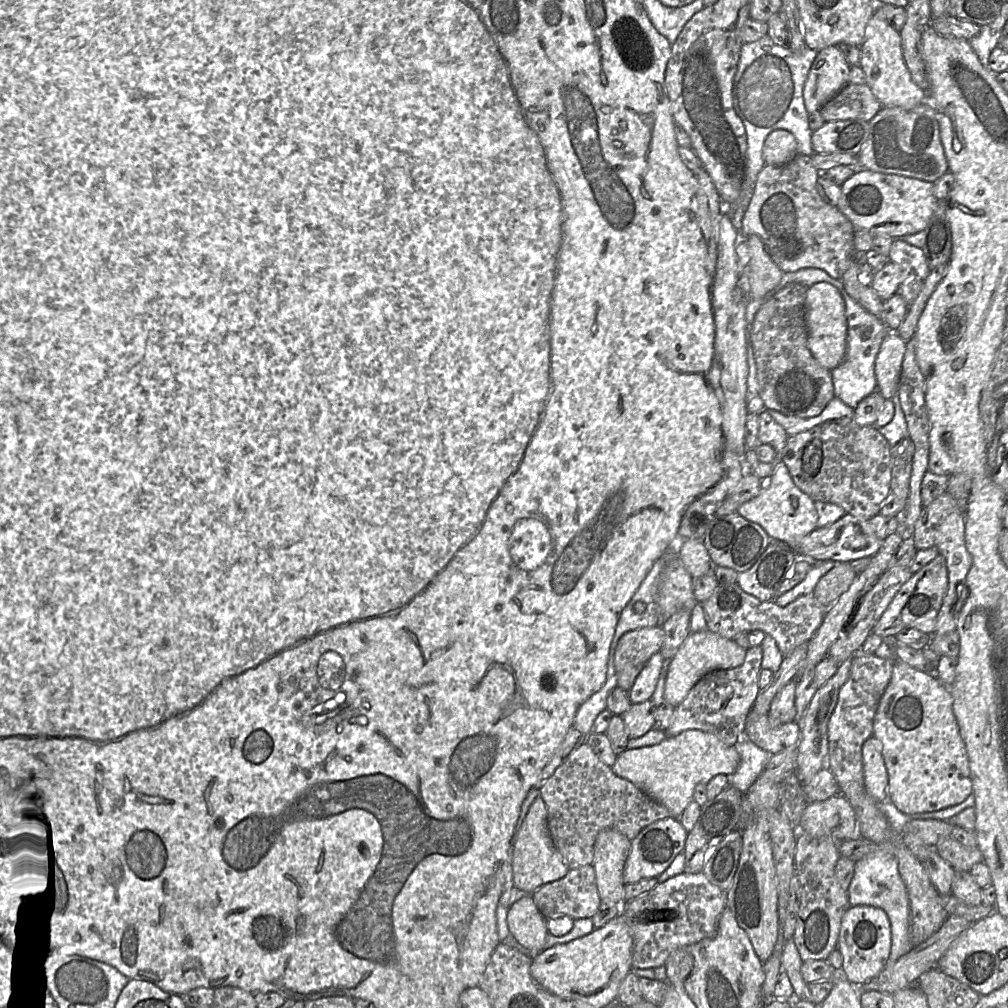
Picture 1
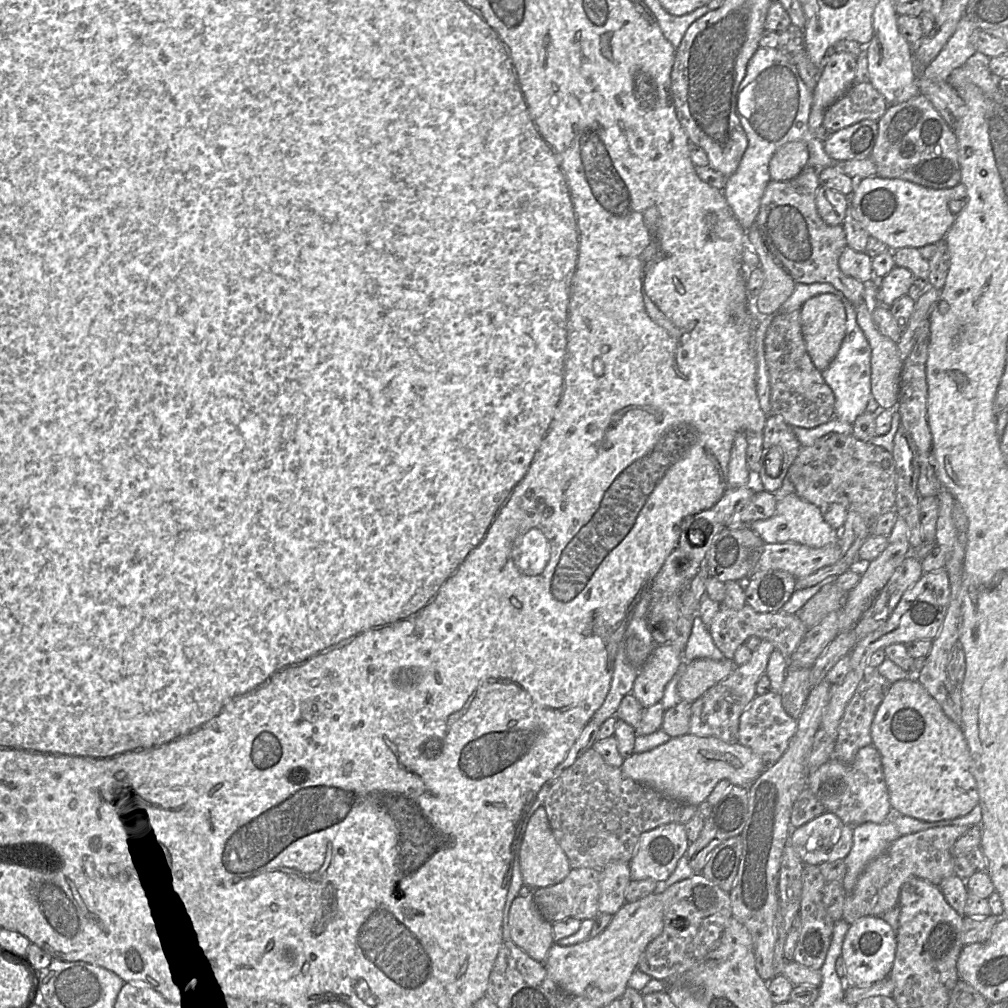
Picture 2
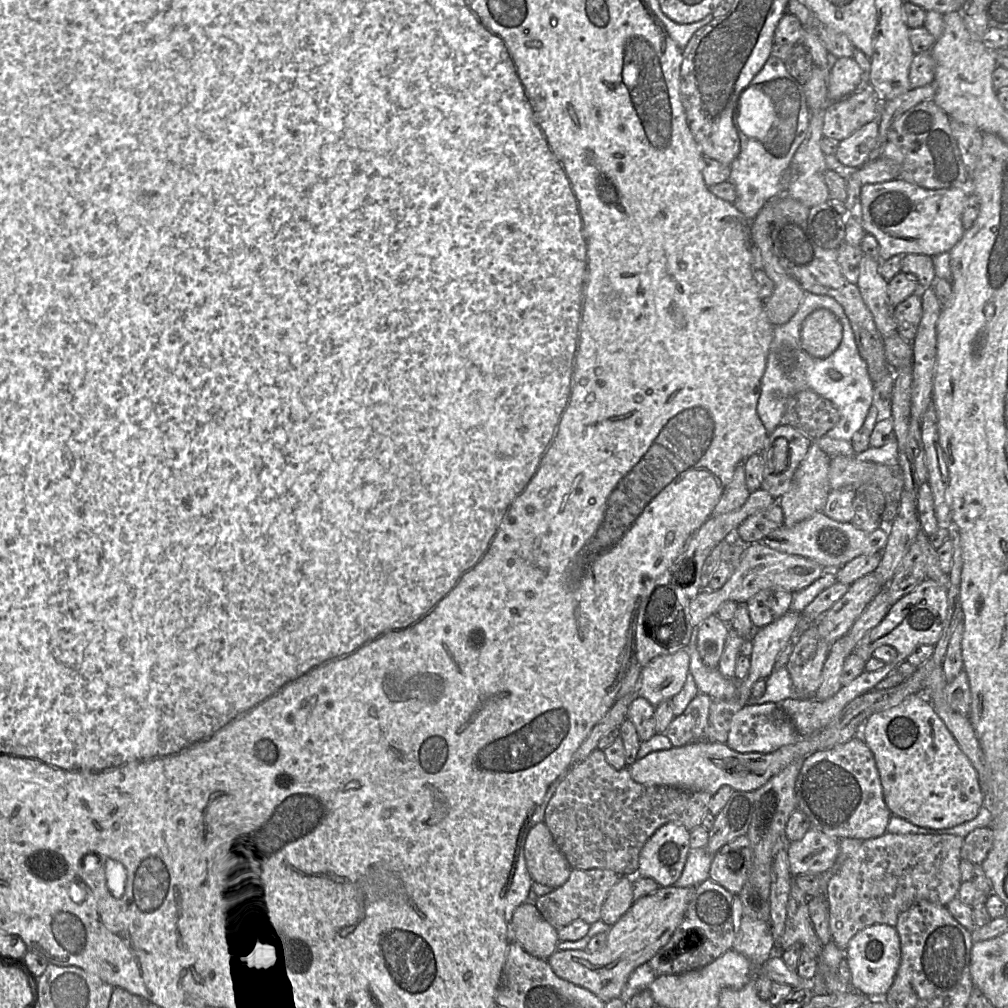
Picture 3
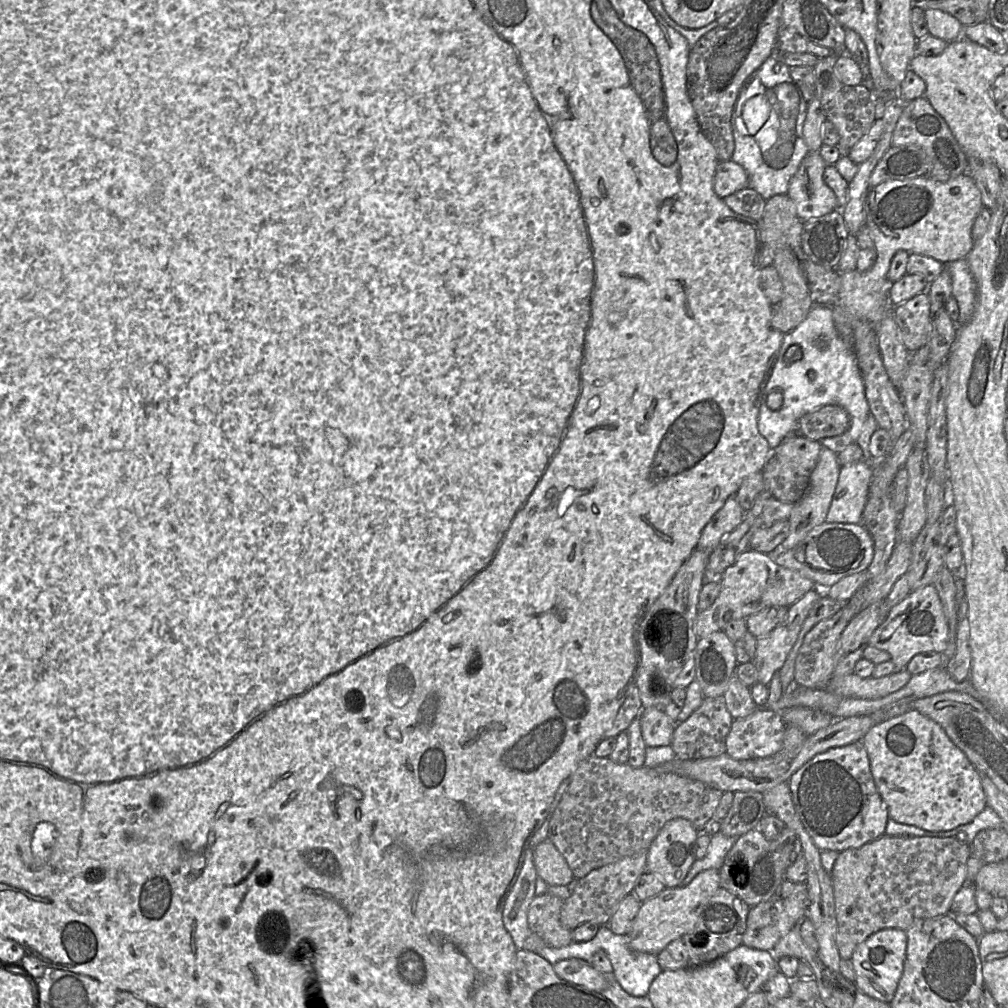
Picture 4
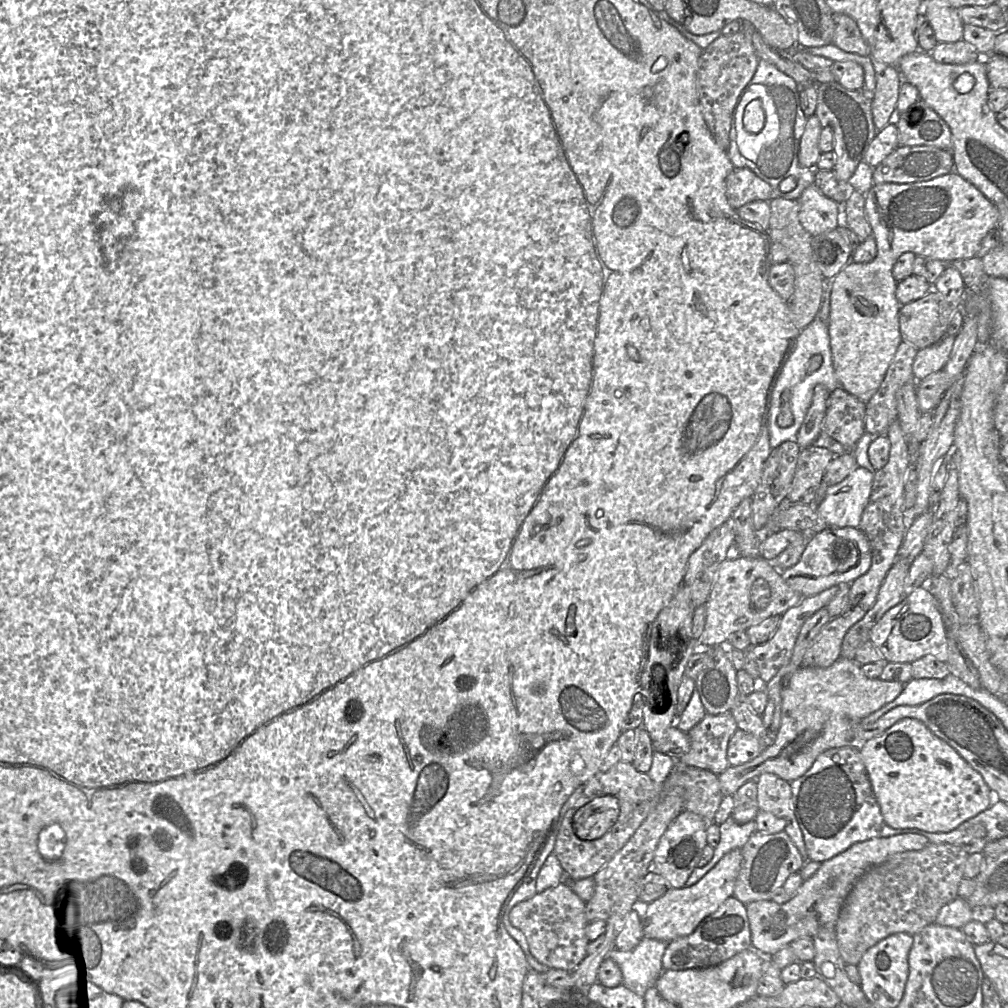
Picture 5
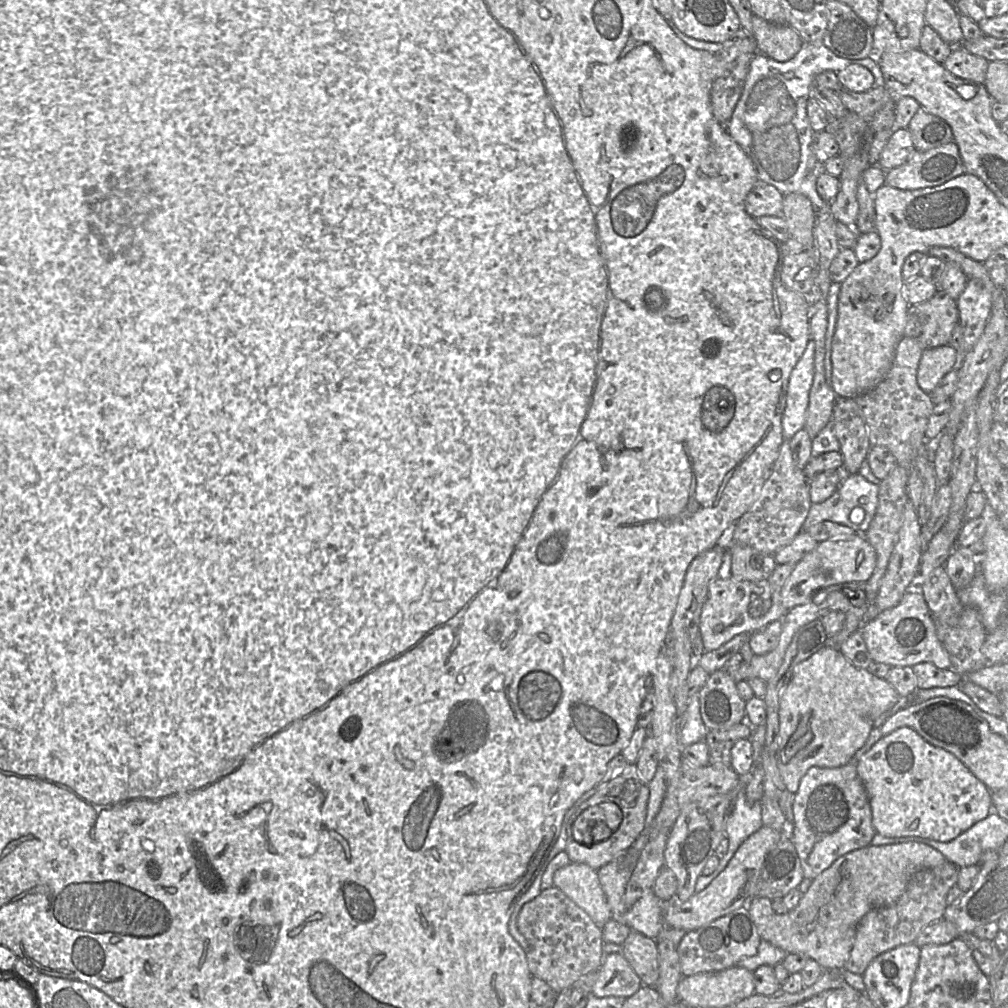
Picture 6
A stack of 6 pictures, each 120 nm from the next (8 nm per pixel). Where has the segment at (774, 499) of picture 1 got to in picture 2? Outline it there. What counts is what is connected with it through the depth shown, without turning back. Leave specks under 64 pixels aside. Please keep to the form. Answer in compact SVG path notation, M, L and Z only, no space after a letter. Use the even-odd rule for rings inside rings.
M784 478L781 488L775 493L777 503L774 515L765 520L755 521L750 525L750 529L759 535L764 543L794 542L812 548L822 548L838 542L838 531L824 520L818 506L797 495L789 478Z

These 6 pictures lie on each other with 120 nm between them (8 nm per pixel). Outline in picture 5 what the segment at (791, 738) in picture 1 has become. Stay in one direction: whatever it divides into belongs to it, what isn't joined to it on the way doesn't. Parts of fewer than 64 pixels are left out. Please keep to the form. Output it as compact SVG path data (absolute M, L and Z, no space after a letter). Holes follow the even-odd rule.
M737 729L728 744L728 763L730 766L738 766L755 759L773 743L773 736L771 734L768 741L763 741L750 733Z

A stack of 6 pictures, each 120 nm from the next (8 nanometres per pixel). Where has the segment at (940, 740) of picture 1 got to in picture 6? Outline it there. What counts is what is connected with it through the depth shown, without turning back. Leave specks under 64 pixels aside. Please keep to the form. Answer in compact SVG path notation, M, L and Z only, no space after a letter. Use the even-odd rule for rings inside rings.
M901 727L876 742L869 751L862 755L857 765L857 772L868 794L872 812L873 827L876 831L876 834L884 837L898 838L917 836L938 842L950 842L961 835L963 832L967 831L977 822L987 818L991 814L991 809L993 809L991 800L992 792L987 788L985 784L977 779L953 754L942 748L938 748L927 743L919 734L917 734L913 729L909 727Z

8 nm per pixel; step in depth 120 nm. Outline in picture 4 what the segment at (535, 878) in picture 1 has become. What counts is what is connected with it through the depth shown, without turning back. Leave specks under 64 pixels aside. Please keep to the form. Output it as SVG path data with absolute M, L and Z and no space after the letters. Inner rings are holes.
M549 838L535 847L533 856L537 875L549 886L567 885L574 879L565 858Z

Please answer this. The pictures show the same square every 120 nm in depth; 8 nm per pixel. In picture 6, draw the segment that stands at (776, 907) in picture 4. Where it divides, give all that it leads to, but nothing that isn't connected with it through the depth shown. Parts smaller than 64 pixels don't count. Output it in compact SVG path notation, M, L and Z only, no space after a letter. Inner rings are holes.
M908 842L908 843L900 843L900 844L892 844L892 845L882 845L882 846L873 846L868 845L864 848L857 849L851 851L841 857L839 857L830 867L822 871L815 879L812 880L812 883L808 890L802 894L802 897L798 903L798 905L792 909L787 911L786 913L777 914L772 909L772 901L766 897L756 897L752 898L750 902L747 904L748 912L756 926L759 936L761 939L769 941L771 944L780 947L784 951L789 953L802 953L805 954L809 959L815 960L824 971L842 971L845 970L845 963L847 962L850 951L853 945L856 928L861 920L861 918L867 914L870 910L879 907L887 907L894 904L899 897L903 894L910 878L919 870L922 869L931 869L938 867L945 863L946 858L934 848L917 842Z

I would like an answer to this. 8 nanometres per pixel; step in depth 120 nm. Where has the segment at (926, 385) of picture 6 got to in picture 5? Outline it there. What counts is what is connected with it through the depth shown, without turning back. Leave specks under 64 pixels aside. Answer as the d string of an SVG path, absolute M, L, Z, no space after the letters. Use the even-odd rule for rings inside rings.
M947 334L939 342L918 349L912 365L916 381L923 380L928 375L944 369L949 360L955 338Z

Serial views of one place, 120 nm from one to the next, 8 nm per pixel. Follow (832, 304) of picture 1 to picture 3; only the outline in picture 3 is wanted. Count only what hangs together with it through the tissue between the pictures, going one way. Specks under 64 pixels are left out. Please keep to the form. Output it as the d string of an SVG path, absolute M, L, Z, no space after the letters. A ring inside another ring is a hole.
M820 308L809 314L801 327L801 346L812 357L827 358L840 345L843 326L829 310Z

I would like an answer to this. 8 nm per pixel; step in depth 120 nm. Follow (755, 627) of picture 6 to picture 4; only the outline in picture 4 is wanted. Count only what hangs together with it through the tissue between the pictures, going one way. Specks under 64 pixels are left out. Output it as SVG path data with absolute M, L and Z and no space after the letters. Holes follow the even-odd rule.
M746 550L721 574L721 590L712 605L705 611L698 612L694 623L696 635L701 638L723 631L730 620L746 619L768 607L789 607L814 586L812 580L799 572L778 565L772 554Z

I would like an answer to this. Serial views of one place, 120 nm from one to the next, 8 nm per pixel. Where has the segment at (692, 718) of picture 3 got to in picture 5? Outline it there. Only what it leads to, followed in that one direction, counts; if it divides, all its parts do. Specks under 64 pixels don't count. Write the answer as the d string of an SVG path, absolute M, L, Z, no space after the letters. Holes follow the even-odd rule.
M731 712L720 715L706 714L687 732L690 750L679 761L720 775L728 767L727 750L731 737L738 729Z

